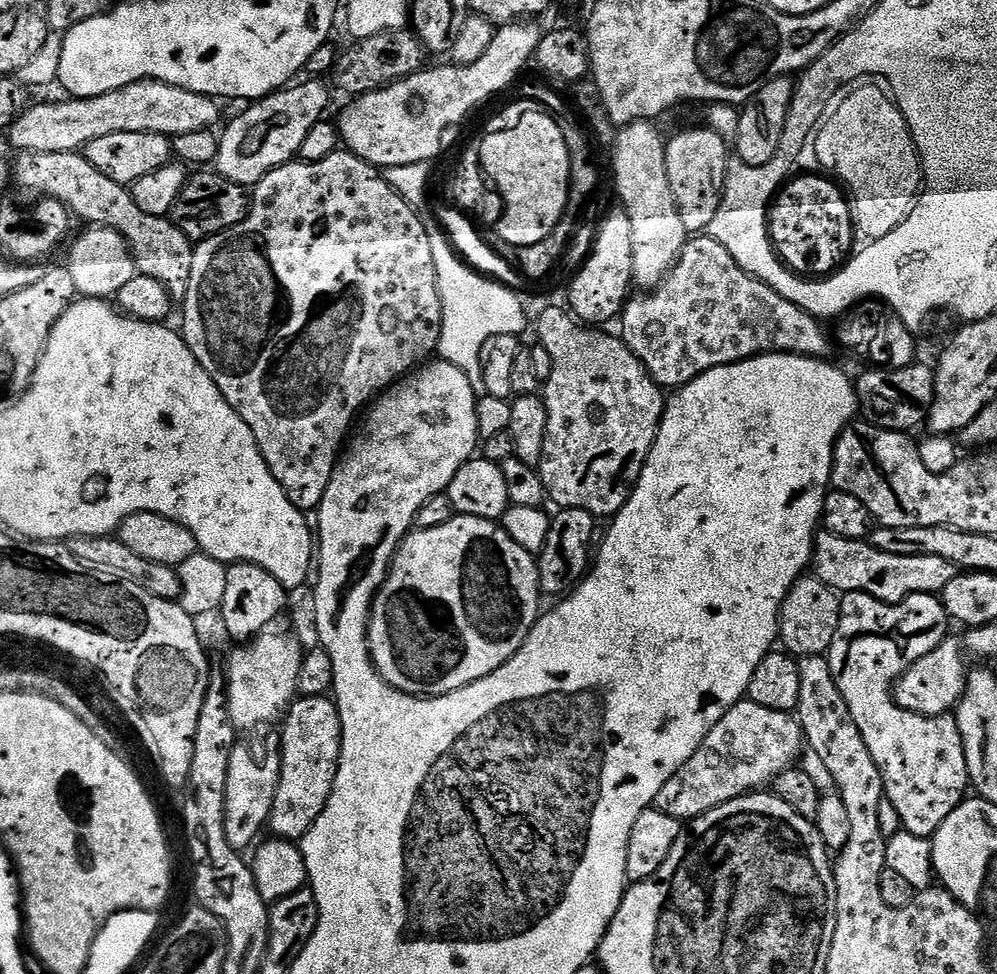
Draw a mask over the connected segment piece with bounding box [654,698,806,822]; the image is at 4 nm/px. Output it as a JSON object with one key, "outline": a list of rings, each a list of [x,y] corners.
{"outline":[[[742,698],[712,727],[702,746],[698,746],[696,753],[672,775],[670,782],[666,782],[662,790],[658,790],[654,806],[662,814],[670,814],[670,818],[691,822],[726,802],[737,800],[739,796],[767,789],[801,759],[805,747],[804,731],[801,730],[799,719],[795,715],[766,710],[766,706],[758,706],[754,701]]]}

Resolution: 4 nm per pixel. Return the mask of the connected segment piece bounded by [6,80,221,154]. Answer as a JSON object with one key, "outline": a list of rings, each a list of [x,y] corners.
{"outline":[[[139,80],[130,86],[122,86],[122,90],[110,90],[110,94],[98,94],[98,98],[63,99],[57,104],[40,104],[33,112],[25,111],[16,123],[7,129],[6,136],[17,148],[15,150],[17,153],[80,152],[87,144],[94,142],[94,138],[102,138],[106,134],[146,134],[149,132],[175,138],[215,129],[215,124],[220,120],[219,106],[221,105],[213,97],[194,94],[190,90],[182,90],[178,86],[170,86],[157,80]]]}

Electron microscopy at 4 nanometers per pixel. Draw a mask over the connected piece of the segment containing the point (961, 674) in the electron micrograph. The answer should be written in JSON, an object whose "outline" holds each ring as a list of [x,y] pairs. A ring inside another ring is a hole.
{"outline":[[[955,638],[944,640],[926,658],[916,660],[894,685],[894,699],[899,708],[919,716],[949,715],[964,697],[970,664],[964,661],[964,648]]]}

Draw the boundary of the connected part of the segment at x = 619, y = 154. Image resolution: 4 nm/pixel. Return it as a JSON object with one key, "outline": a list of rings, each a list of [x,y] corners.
{"outline":[[[639,120],[623,125],[616,136],[616,153],[612,156],[612,168],[616,171],[616,192],[620,195],[619,207],[632,223],[634,238],[635,287],[651,290],[668,277],[680,258],[680,252],[688,243],[690,234],[682,226],[674,194],[670,190],[670,178],[666,178],[665,137],[660,137],[655,123]]]}

